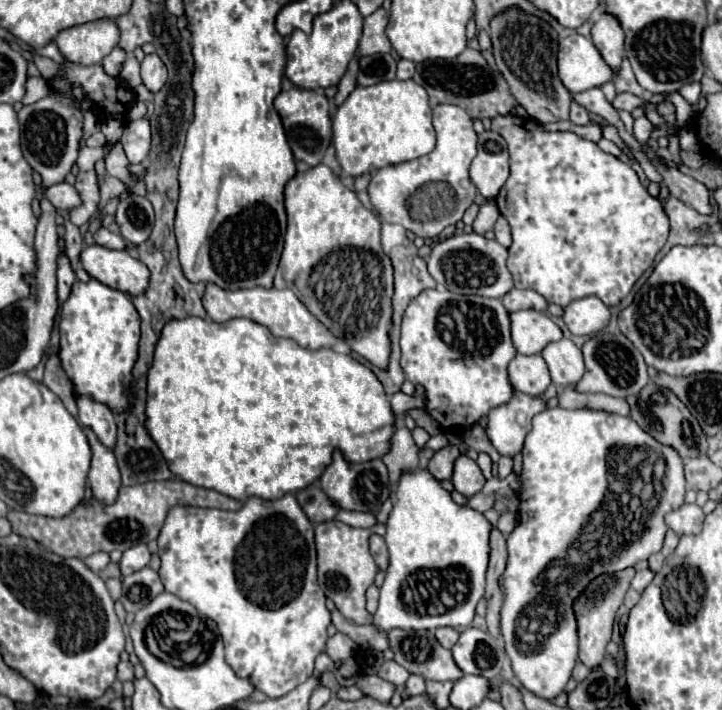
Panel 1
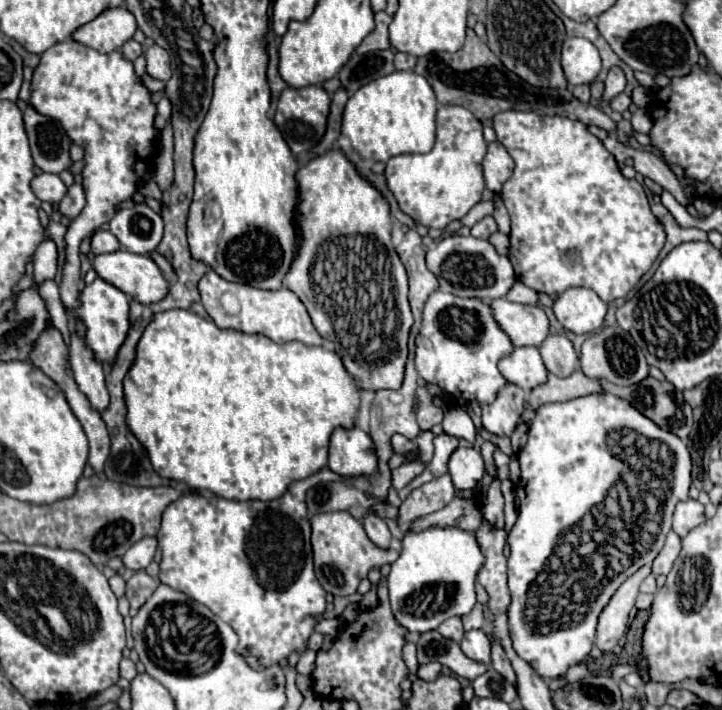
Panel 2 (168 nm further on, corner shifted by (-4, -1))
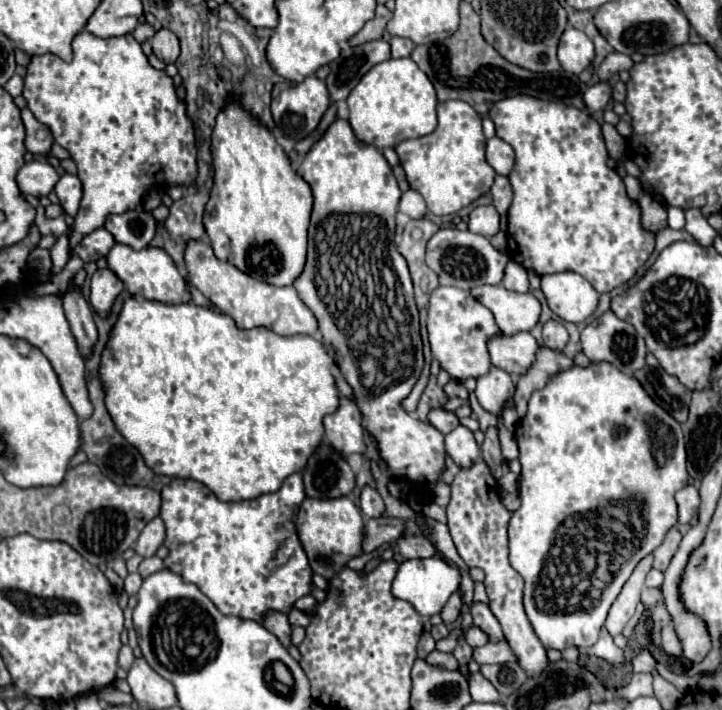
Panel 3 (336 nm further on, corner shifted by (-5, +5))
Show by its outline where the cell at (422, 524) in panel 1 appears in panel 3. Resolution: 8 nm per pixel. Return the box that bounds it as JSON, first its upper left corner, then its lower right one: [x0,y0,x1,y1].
[392,556,460,616]

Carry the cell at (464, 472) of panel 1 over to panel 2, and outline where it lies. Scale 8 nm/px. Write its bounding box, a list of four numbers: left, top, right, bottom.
[449,446,483,490]

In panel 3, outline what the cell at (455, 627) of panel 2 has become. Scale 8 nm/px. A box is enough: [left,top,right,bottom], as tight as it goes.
[440,592,462,624]

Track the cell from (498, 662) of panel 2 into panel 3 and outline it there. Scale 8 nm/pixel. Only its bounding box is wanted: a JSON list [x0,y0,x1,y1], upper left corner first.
[470,602,504,640]

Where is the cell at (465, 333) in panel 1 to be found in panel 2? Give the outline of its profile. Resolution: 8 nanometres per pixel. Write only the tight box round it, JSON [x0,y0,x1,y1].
[415,290,513,406]

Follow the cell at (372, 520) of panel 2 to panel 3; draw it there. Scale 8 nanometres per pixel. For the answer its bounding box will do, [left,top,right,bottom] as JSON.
[360,486,384,518]

